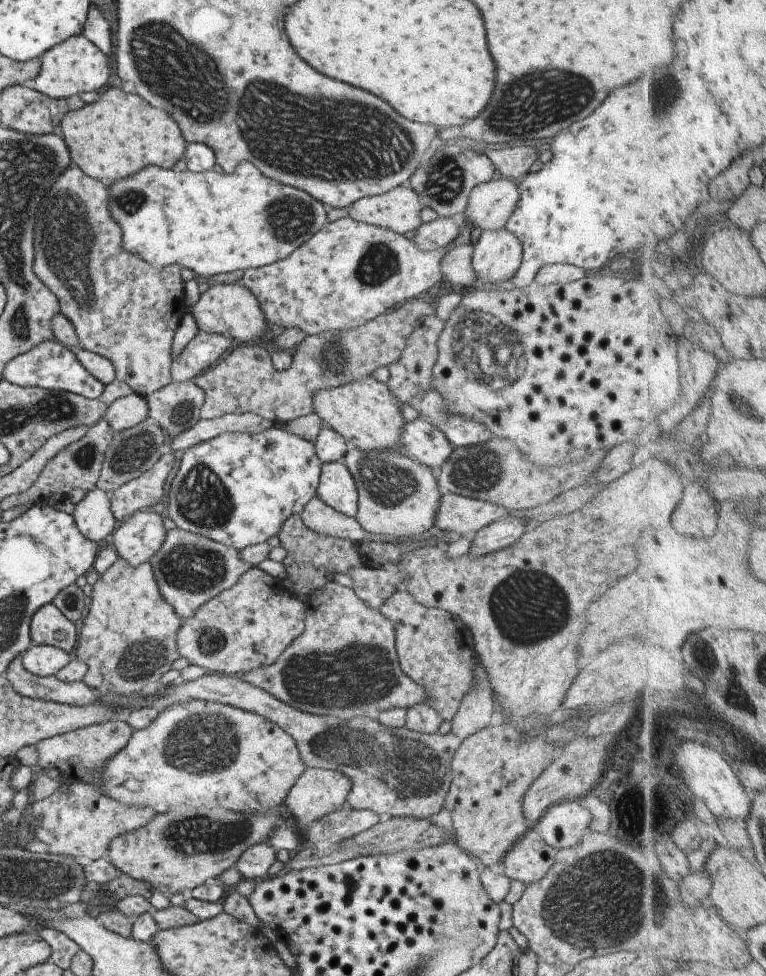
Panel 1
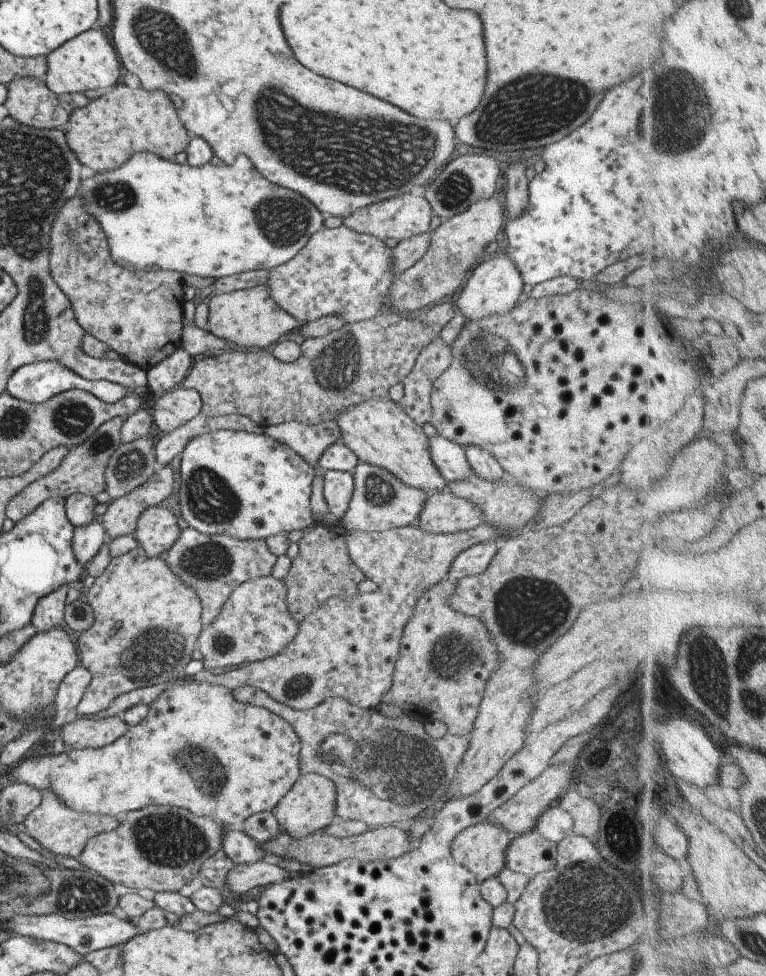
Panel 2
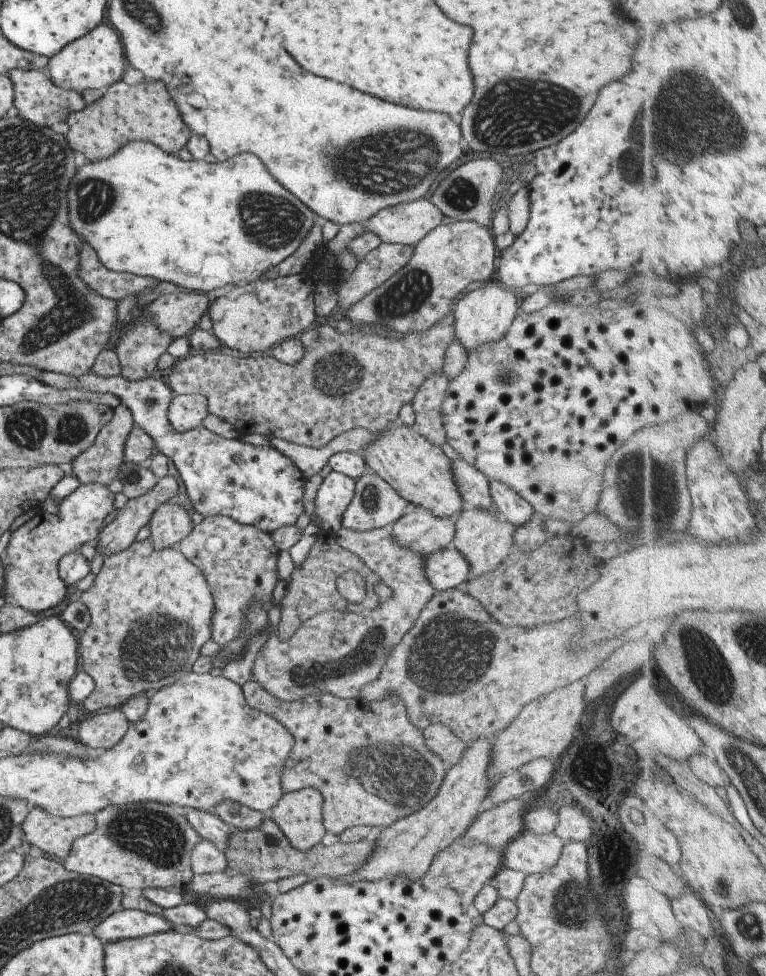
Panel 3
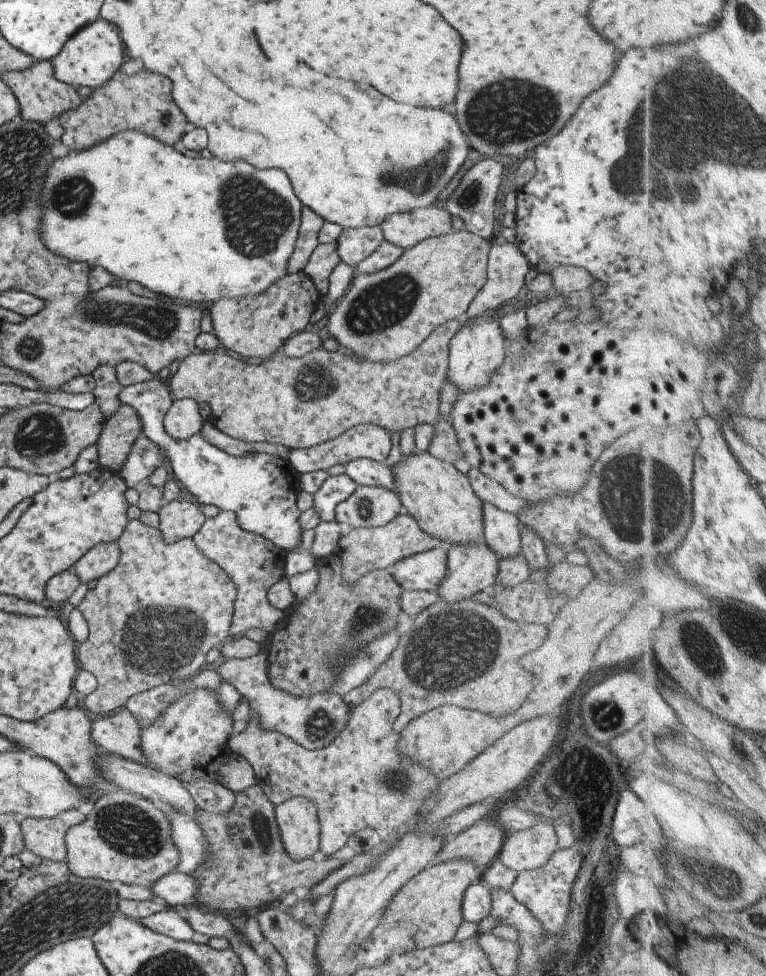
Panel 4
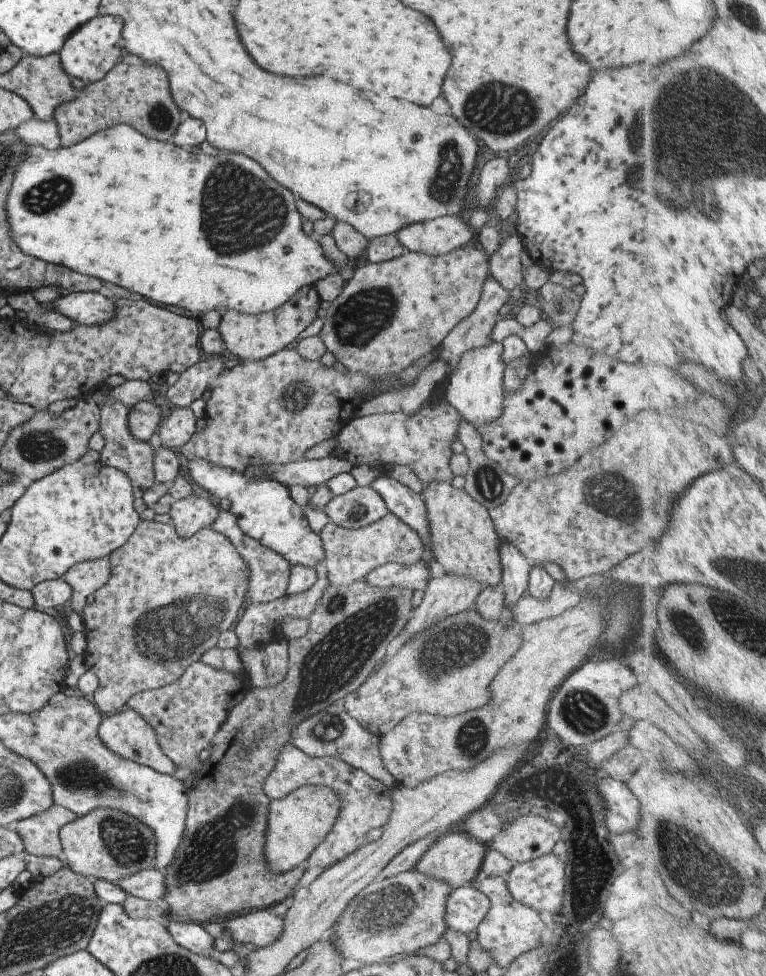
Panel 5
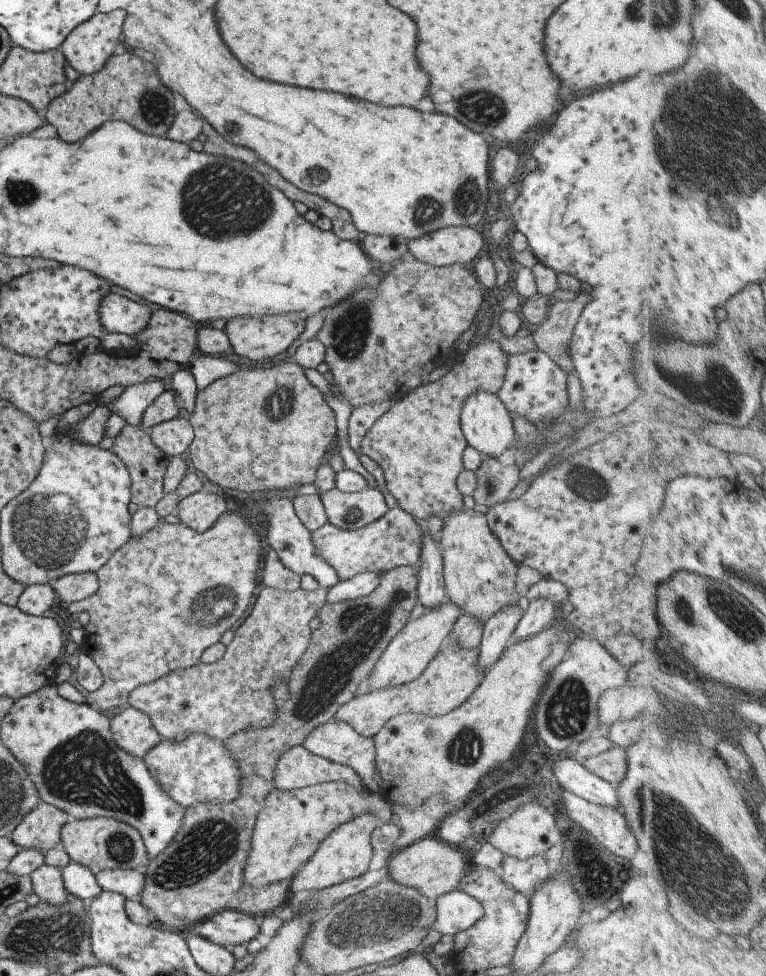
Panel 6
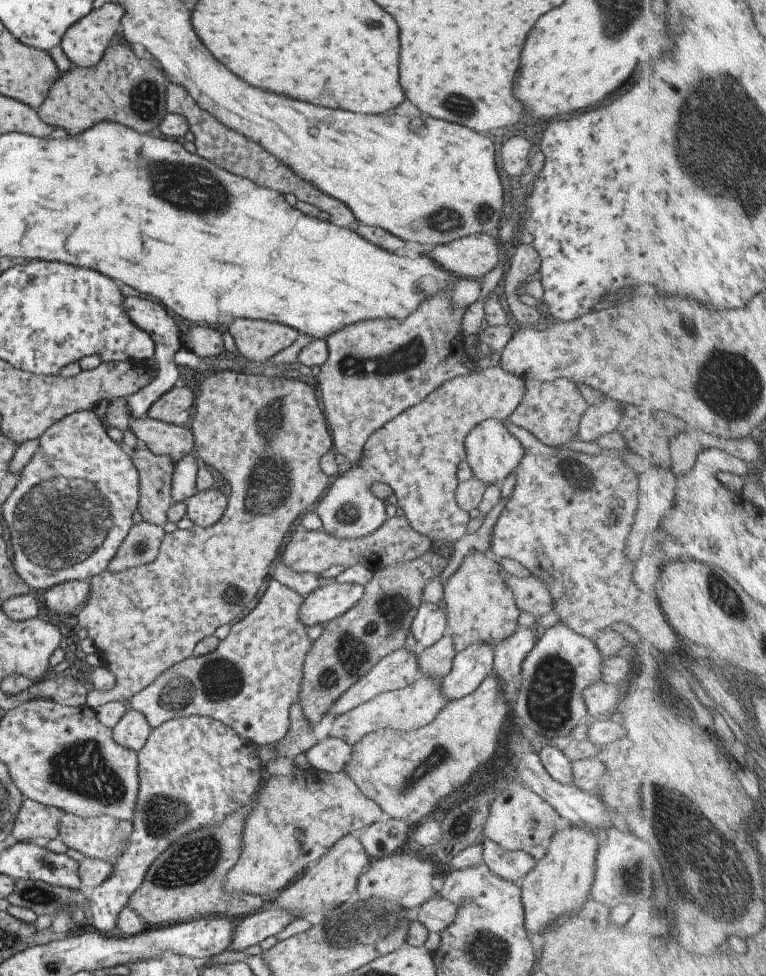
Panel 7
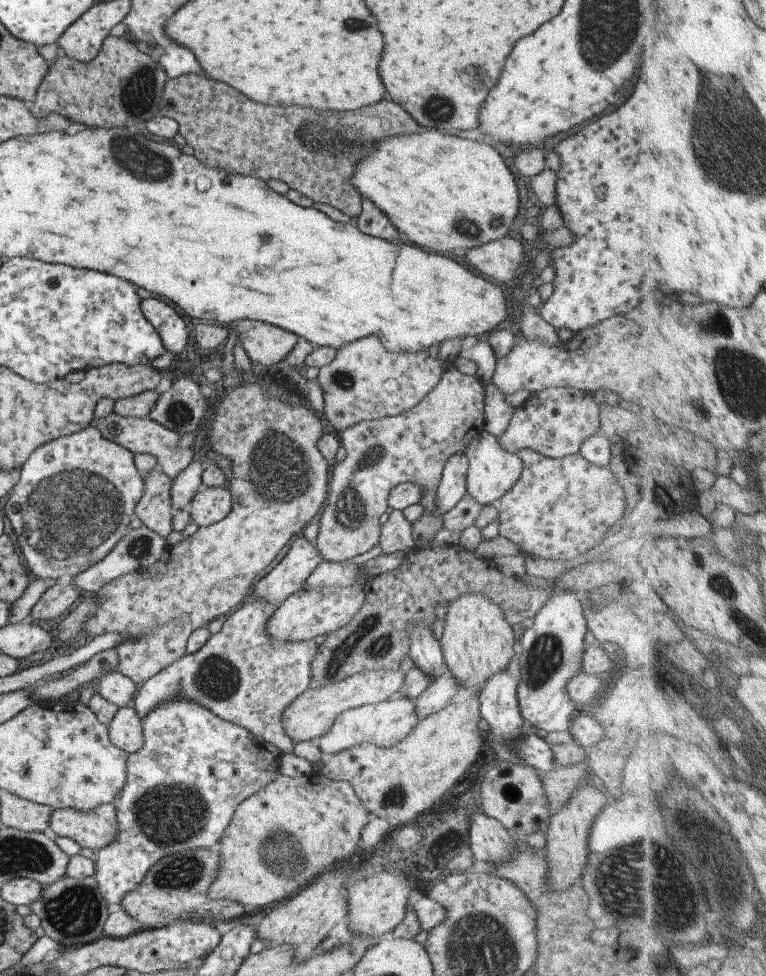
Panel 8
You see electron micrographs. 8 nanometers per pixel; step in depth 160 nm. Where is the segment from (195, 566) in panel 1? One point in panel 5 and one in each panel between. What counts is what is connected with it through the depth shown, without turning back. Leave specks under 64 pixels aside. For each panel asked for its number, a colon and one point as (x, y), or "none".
2: (214, 565)
3: (239, 562)
4: (253, 564)
5: (269, 572)

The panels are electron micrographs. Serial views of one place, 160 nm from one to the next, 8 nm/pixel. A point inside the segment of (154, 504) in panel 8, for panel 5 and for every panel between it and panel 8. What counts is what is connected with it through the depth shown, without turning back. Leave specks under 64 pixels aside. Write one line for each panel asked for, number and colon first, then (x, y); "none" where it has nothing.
5: (120, 450)
6: (146, 465)
7: (154, 472)

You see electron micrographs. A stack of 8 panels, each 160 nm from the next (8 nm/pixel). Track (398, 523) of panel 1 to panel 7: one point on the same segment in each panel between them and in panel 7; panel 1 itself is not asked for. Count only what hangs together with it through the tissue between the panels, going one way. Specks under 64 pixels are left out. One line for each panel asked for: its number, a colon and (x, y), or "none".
2: (379, 502)
3: (374, 504)
4: (367, 506)
5: (360, 506)
6: (347, 511)
7: (415, 453)

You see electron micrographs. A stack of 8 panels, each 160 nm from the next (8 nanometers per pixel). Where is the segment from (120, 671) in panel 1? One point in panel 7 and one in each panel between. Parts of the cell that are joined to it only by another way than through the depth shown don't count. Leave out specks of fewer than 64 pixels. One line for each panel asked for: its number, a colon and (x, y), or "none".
2: (146, 623)
3: (150, 611)
4: (151, 620)
5: (167, 598)
6: (202, 582)
7: (265, 435)

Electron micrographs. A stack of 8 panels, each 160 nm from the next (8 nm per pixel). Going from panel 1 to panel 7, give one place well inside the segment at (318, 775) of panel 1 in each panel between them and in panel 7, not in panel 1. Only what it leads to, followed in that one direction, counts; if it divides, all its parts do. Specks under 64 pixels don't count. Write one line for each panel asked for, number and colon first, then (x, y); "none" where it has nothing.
2: (308, 806)
3: (297, 814)
4: (297, 820)
5: (295, 824)
6: (288, 829)
7: (295, 819)

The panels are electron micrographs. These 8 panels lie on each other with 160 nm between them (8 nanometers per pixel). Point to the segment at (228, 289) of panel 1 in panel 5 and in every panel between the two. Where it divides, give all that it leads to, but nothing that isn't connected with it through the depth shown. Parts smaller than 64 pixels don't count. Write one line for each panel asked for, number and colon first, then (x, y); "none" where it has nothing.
2: (247, 317)
3: (252, 317)
4: (254, 327)
5: (252, 337)

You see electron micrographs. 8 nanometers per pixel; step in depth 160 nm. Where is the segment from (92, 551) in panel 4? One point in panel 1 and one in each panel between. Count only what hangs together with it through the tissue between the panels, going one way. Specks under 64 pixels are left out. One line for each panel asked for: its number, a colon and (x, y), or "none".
1: (145, 490)
2: (120, 518)
3: (117, 535)

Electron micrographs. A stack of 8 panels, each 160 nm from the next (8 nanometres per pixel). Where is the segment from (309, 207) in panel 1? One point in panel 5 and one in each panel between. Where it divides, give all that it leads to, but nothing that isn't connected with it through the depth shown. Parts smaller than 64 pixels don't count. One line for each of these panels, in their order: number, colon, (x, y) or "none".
2: (213, 221)
3: (201, 226)
4: (190, 229)
5: (116, 206)

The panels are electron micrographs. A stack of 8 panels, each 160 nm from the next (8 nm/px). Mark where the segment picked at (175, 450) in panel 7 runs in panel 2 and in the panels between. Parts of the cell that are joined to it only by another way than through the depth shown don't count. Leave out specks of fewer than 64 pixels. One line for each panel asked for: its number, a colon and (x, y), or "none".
2: (175, 407)
3: (185, 412)
4: (182, 419)
5: (178, 425)
6: (172, 437)

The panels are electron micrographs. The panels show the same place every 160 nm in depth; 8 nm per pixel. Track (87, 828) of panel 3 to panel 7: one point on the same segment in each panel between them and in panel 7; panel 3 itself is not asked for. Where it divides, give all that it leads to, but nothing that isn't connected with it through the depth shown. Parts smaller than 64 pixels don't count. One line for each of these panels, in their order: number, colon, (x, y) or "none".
4: (45, 837)
5: (39, 833)
6: (40, 828)
7: (33, 820)

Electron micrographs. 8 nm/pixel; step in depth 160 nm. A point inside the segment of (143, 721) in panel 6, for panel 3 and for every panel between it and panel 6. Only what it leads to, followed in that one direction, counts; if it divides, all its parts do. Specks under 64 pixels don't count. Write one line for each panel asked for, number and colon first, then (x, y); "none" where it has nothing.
3: (103, 731)
4: (118, 734)
5: (125, 733)

